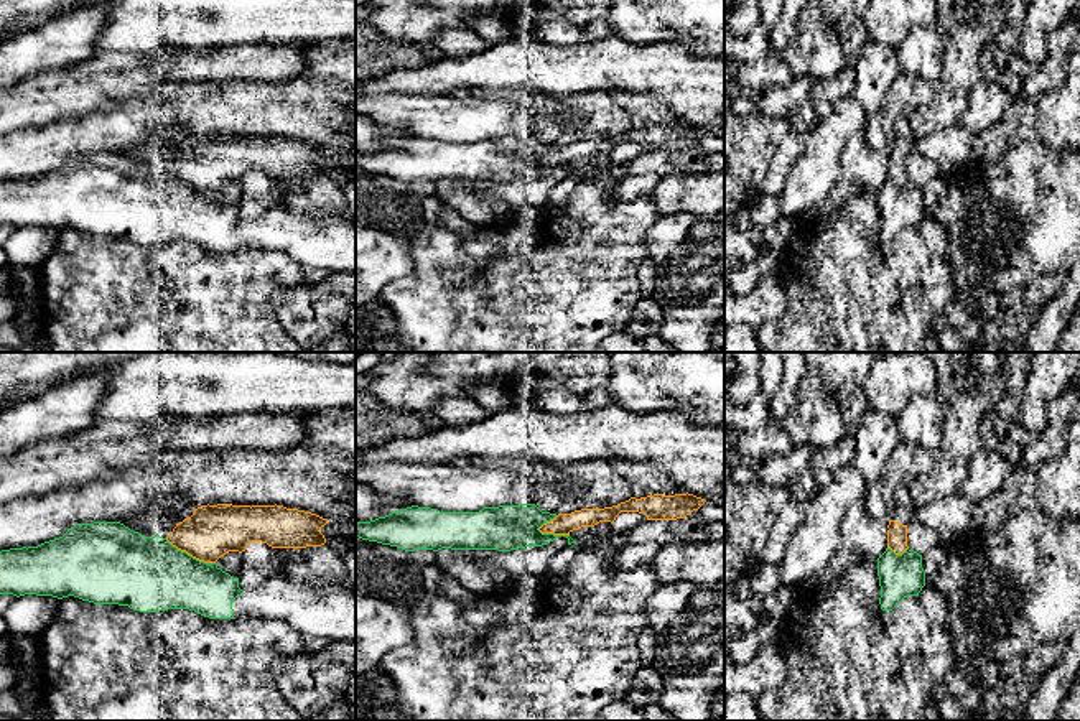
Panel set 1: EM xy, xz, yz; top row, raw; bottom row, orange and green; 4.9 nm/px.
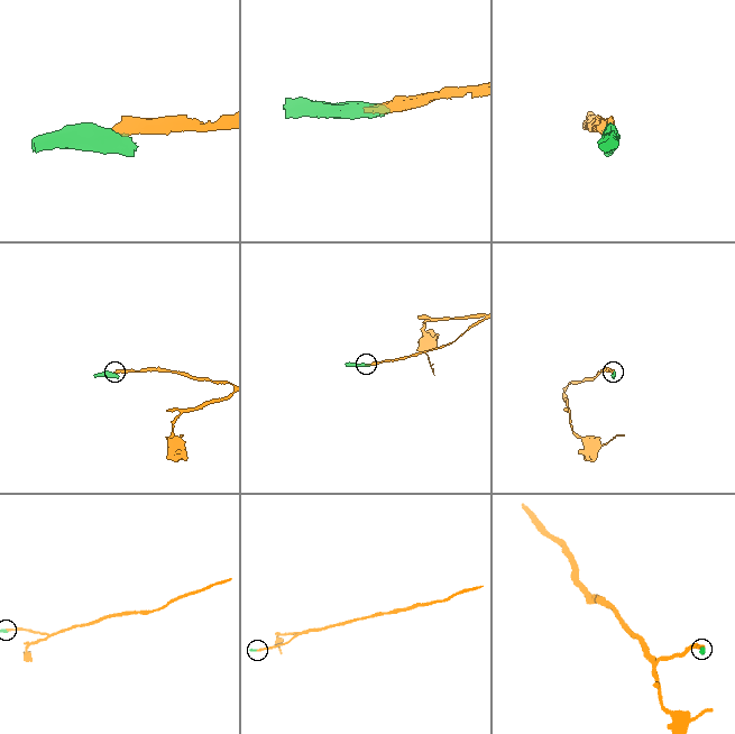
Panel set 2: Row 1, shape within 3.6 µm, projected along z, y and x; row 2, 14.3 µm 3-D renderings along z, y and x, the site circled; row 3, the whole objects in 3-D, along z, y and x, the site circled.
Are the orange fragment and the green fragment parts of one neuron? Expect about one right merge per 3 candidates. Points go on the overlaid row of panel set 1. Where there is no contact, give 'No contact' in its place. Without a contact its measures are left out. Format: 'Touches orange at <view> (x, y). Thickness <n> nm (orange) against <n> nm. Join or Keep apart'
Touches orange at xy (190, 553). Thickness 260 nm (orange) against 360 nm. Keep apart

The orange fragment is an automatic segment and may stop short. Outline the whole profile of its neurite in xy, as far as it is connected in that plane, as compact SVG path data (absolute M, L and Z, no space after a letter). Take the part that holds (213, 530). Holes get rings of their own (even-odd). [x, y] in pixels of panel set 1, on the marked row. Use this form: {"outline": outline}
{"outline": "M202 505L198 509L153 509L120 523L145 537L160 535L173 547L204 563L229 551L245 551L252 542L272 548L306 548L326 543L319 532L328 520L283 505Z"}

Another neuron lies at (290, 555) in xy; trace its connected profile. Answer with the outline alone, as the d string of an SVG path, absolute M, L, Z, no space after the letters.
M329 545L306 548L275 548L293 568L291 578L316 591L326 586L342 586L347 568L339 551Z

